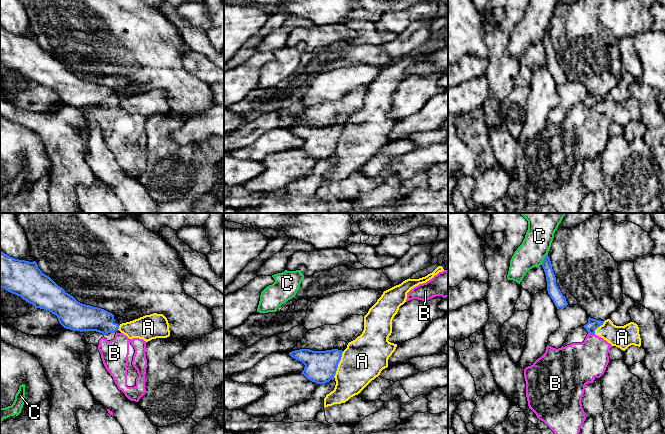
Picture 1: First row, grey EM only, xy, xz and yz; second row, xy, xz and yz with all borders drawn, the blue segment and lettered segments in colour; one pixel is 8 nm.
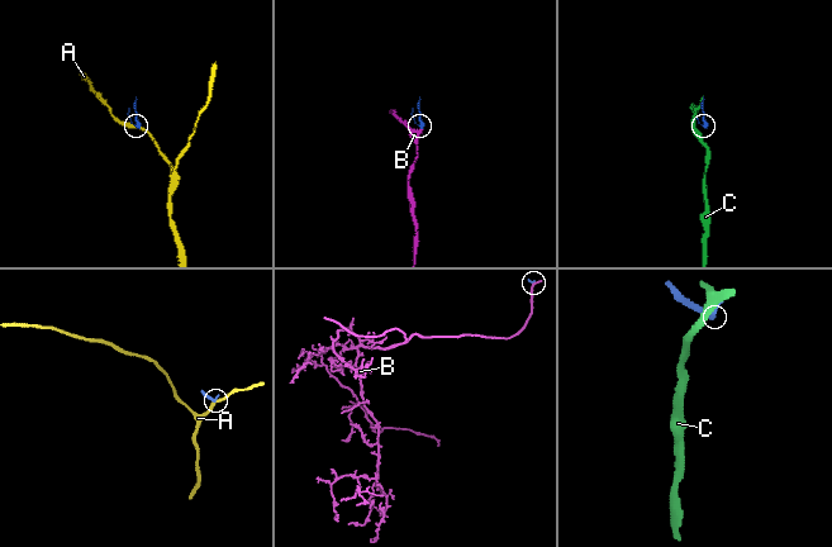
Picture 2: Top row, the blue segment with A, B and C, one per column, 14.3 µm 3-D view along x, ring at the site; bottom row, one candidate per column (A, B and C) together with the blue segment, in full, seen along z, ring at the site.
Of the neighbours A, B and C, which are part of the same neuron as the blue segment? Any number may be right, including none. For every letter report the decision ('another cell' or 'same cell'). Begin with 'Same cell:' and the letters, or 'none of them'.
Same cell: B
A: another cell
B: same cell
C: another cell

